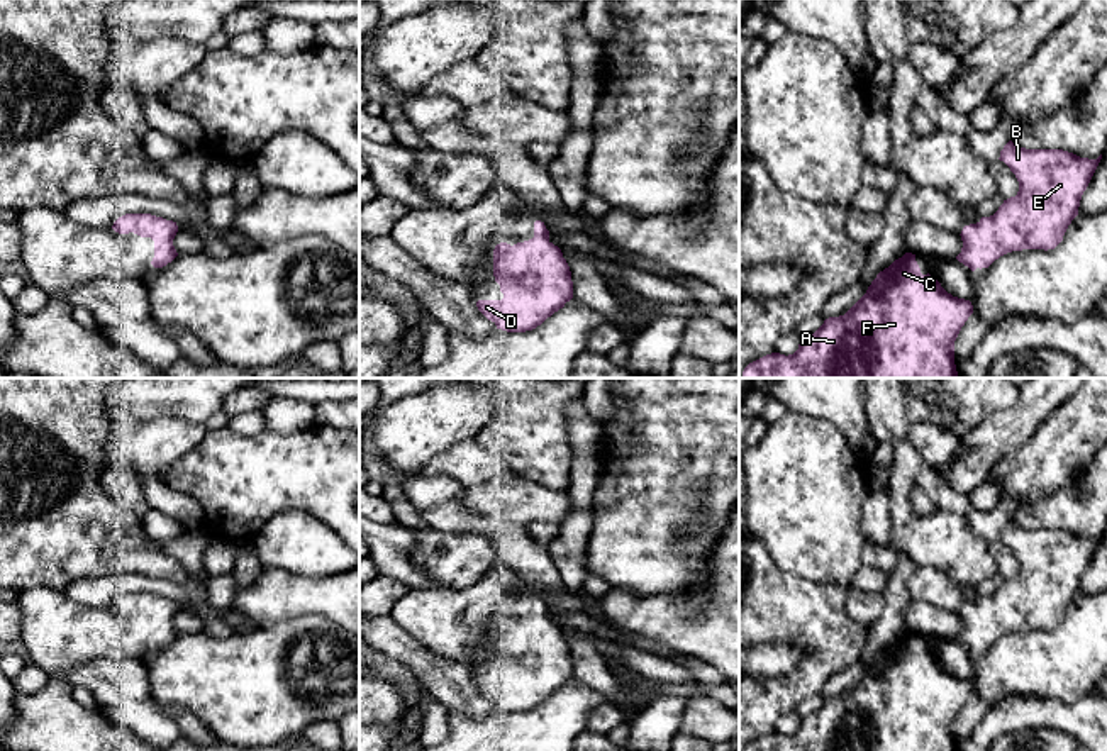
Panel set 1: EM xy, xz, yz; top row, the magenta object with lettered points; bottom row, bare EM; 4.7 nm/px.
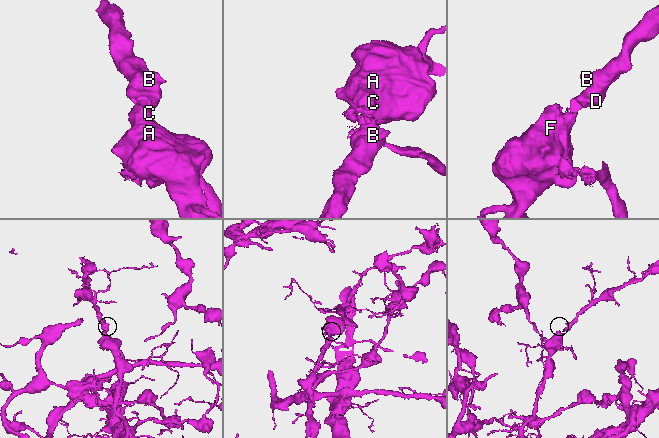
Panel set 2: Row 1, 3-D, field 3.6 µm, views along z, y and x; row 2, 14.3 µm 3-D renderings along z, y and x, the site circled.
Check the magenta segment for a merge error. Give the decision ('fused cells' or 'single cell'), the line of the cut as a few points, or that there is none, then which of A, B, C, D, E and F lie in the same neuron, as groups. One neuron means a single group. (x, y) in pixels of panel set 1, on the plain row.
single cell; cut none; groups A B C D E F

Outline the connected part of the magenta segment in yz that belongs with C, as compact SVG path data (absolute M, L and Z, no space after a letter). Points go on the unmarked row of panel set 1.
M905 632L876 654L844 695L826 698L814 714L804 717L793 734L766 734L744 751L956 751L954 720L971 693L970 680L953 676L929 653L922 654L915 634Z

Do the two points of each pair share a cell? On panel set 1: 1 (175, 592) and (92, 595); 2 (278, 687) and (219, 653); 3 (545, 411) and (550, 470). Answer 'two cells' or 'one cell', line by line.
1: one cell
2: one cell
3: one cell

